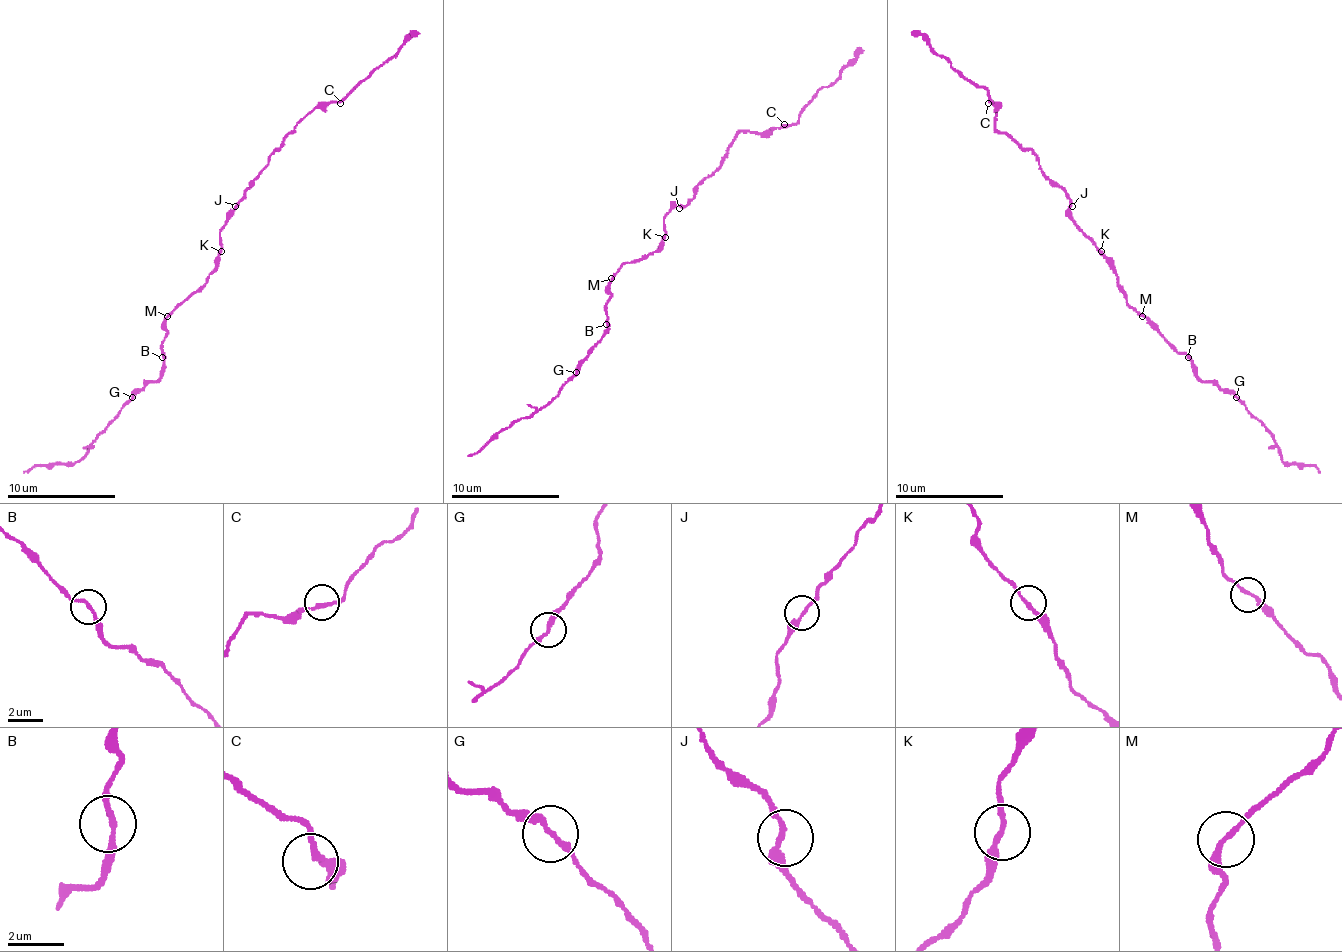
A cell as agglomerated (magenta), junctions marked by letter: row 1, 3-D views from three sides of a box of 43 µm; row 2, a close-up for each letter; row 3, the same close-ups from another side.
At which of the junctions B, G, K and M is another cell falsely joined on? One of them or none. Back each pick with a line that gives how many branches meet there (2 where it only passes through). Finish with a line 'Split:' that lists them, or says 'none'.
Split: none

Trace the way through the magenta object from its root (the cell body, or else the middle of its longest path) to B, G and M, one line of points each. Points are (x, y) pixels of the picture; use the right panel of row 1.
B: (1107, 257), (1126, 300), (1188, 357)
G: (1107, 257), (1126, 300), (1191, 360), (1191, 368), (1204, 381), (1215, 381), (1236, 397)
M: (1107, 257), (1126, 300), (1142, 316)

